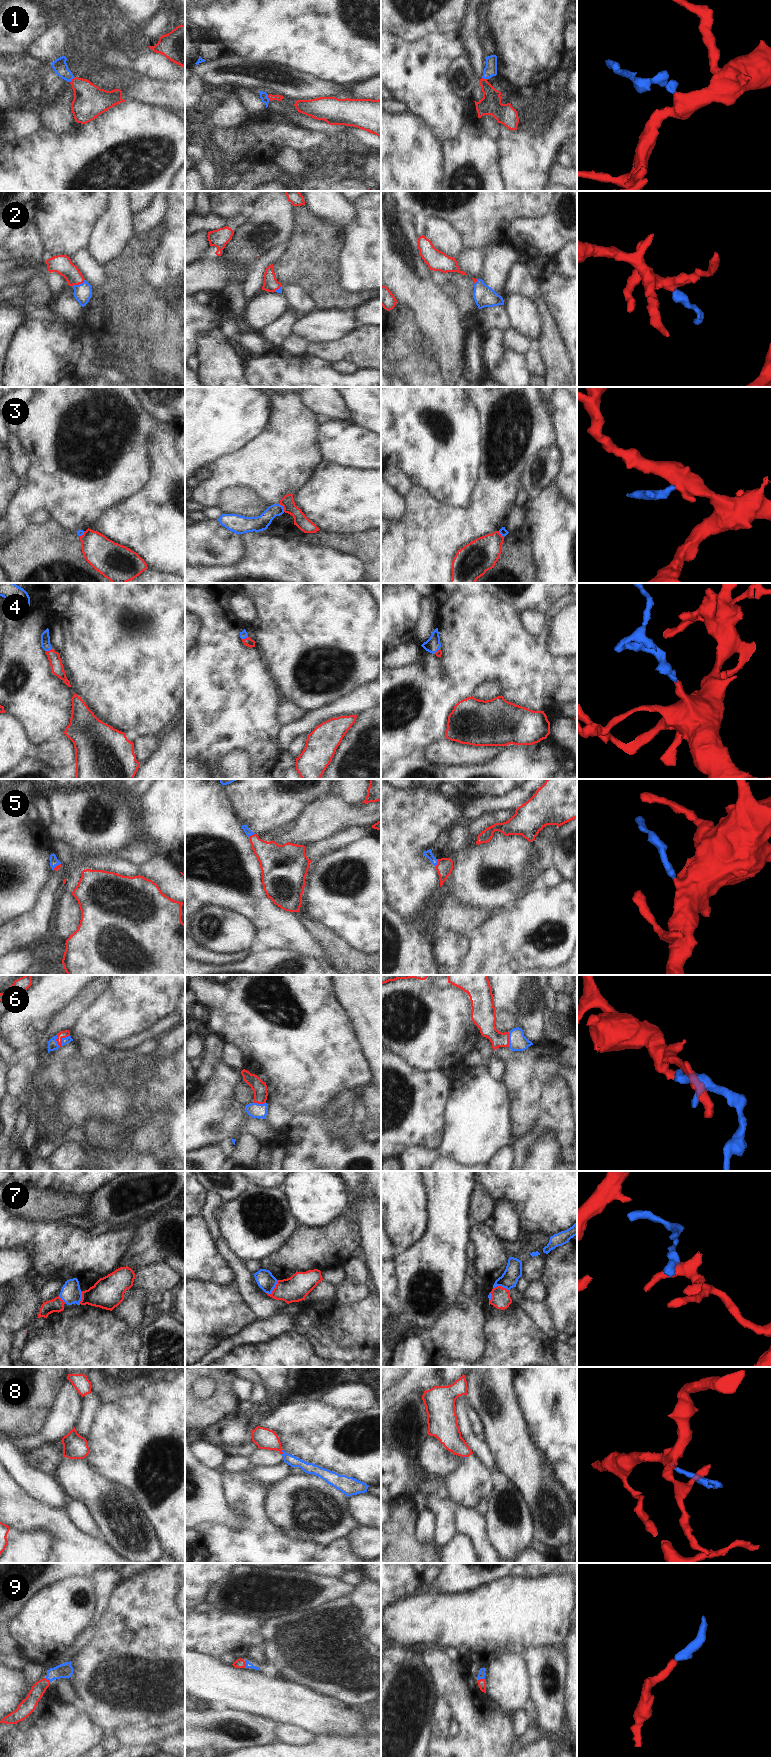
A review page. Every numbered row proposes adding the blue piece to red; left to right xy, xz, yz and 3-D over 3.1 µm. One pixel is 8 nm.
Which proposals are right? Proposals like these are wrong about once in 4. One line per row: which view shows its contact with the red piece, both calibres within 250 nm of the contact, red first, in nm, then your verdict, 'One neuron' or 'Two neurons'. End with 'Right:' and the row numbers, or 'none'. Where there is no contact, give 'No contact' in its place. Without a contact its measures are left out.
1: Touches red in xz. Thickness 50 nm (red) against 60 nm. One neuron
2: Touches red in xy. Thickness 160 nm (red) against 140 nm. One neuron
3: Touches red in xz. Thickness 110 nm (red) against 120 nm. Two neurons
4: Touches red in xy. Thickness 100 nm (red) against 80 nm. One neuron
5: Touches red in yz. Thickness 130 nm (red) against 60 nm. One neuron
6: Touches red in xy. Thickness 60 nm (red) against 50 nm. One neuron
7: Touches red in xz. Thickness 200 nm (red) against 150 nm. Two neurons
8: Touches red in xz. Thickness 170 nm (red) against 90 nm. One neuron
9: Touches red in yz. Thickness 60 nm (red) against 60 nm. One neuron
Right: 1, 2, 4, 5, 6, 8, 9.

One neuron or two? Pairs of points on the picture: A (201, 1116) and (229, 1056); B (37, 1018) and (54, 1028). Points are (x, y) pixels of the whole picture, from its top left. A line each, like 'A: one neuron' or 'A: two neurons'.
A: two neurons
B: two neurons

